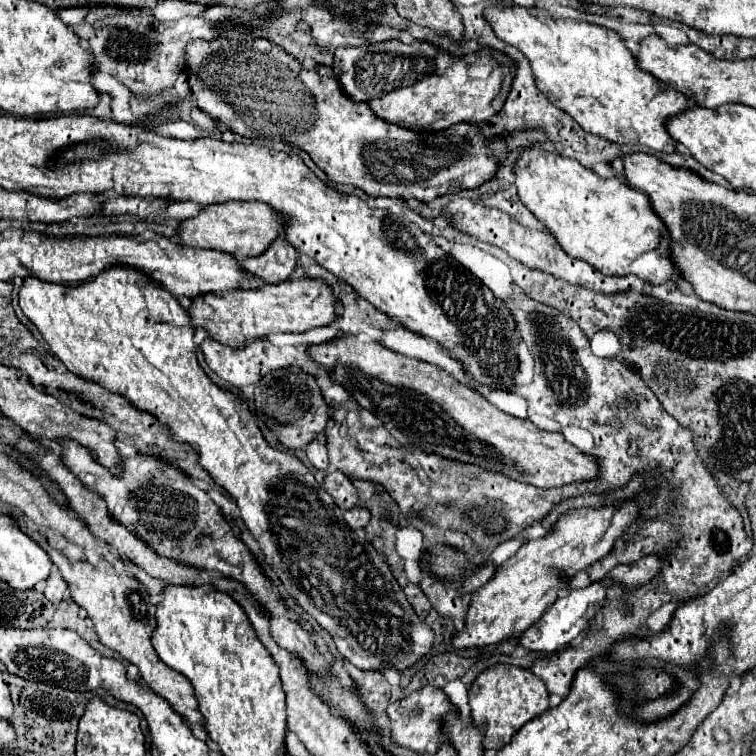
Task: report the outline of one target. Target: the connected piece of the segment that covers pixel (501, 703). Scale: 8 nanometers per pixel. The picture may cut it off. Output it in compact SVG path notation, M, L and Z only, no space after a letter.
M497 663L493 667L483 669L475 677L473 685L469 687L469 705L473 721L489 725L483 739L485 749L501 749L525 723L549 709L549 691L545 683L529 669Z

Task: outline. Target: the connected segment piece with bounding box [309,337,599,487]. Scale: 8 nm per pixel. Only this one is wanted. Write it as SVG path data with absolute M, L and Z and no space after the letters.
M355 337L311 345L309 355L325 369L335 367L337 381L353 391L353 397L363 409L371 411L387 429L397 429L427 453L495 469L537 487L587 481L599 473L597 463L573 447L561 433L543 431L531 421L499 411L477 391L459 383L437 365L411 359L381 343L359 343Z

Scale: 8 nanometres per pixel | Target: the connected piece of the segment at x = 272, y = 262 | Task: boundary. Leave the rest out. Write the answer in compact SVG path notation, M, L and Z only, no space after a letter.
M275 239L271 247L257 255L241 261L243 269L261 277L265 283L281 283L291 277L297 265L297 249L285 239Z

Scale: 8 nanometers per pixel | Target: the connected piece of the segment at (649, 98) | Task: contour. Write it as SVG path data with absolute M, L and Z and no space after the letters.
M519 5L489 7L485 17L499 39L527 55L539 91L579 121L587 133L617 145L643 145L659 153L677 151L677 143L667 133L667 119L691 109L689 99L671 87L661 87L657 77L639 69L621 35L595 23L559 19Z

